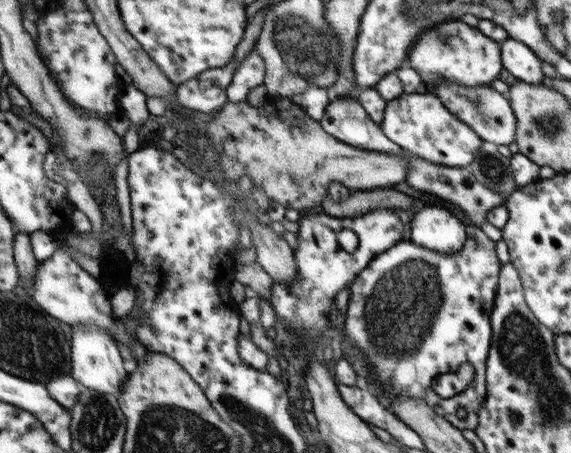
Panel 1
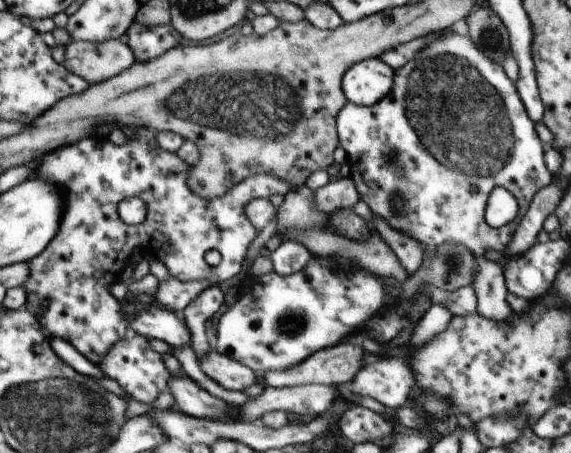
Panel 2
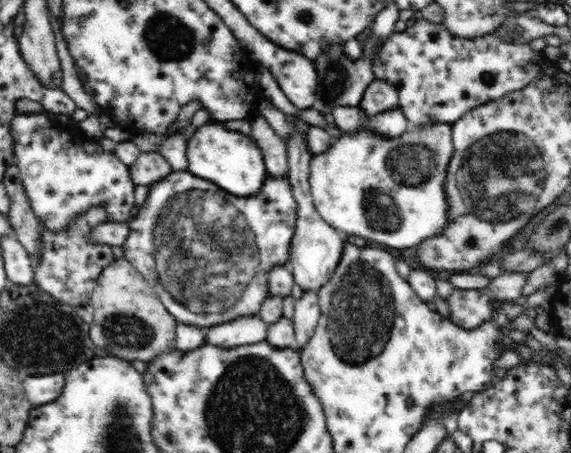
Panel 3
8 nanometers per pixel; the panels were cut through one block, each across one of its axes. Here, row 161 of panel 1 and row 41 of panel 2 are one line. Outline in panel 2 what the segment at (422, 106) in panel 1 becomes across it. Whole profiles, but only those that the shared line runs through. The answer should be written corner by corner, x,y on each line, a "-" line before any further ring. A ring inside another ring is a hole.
447,30
446,34
430,40
416,56
414,60
410,60
408,64
404,64
402,68
394,70
394,84
392,84
392,90
386,99
376,102
371,107
362,107
357,104
347,102
346,106
342,107
340,114
337,118
337,134
339,135
340,146
347,152
348,162
353,168
354,176
357,178
357,186
359,187
360,199
362,199
372,209
372,212
380,218
384,218
386,224
391,226
394,230
406,233
414,238
415,241
421,242
427,249
434,250
440,244
444,242
454,242
454,244
462,244
466,246
468,250
472,250
476,258
483,258
488,250
495,250
498,252
506,252
506,246
508,242
512,240
512,234
516,232
518,224
528,208
530,208
530,202
534,198
534,195
546,185
553,181
554,175
544,160
544,153
547,149
542,142
535,129
536,123
530,120
528,113
522,100
516,90
515,82
510,80
504,73
504,69
501,64
486,58
471,41
470,35
464,36
460,32
-
496,187
502,187
508,190
514,198
516,198
519,209
516,218
512,222
508,222
500,228
492,228
485,220
485,208
488,202
488,196
490,192
-
400,194
406,202
406,206
402,208
401,212
390,210
390,203
392,198

